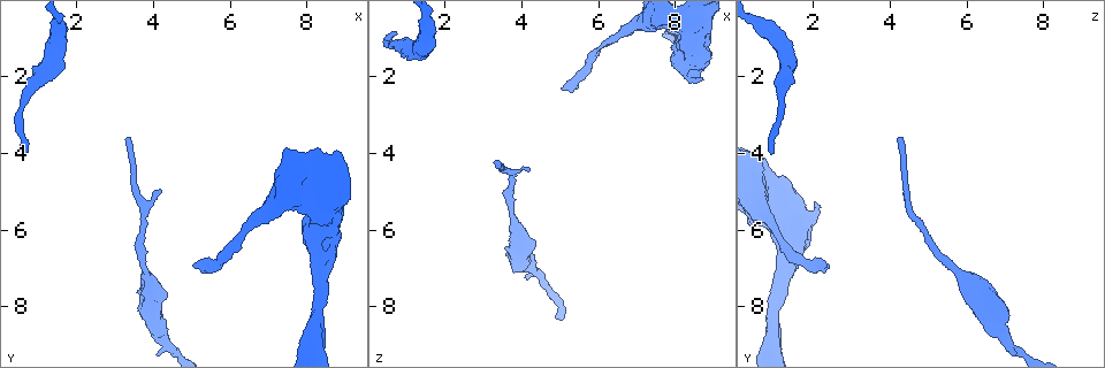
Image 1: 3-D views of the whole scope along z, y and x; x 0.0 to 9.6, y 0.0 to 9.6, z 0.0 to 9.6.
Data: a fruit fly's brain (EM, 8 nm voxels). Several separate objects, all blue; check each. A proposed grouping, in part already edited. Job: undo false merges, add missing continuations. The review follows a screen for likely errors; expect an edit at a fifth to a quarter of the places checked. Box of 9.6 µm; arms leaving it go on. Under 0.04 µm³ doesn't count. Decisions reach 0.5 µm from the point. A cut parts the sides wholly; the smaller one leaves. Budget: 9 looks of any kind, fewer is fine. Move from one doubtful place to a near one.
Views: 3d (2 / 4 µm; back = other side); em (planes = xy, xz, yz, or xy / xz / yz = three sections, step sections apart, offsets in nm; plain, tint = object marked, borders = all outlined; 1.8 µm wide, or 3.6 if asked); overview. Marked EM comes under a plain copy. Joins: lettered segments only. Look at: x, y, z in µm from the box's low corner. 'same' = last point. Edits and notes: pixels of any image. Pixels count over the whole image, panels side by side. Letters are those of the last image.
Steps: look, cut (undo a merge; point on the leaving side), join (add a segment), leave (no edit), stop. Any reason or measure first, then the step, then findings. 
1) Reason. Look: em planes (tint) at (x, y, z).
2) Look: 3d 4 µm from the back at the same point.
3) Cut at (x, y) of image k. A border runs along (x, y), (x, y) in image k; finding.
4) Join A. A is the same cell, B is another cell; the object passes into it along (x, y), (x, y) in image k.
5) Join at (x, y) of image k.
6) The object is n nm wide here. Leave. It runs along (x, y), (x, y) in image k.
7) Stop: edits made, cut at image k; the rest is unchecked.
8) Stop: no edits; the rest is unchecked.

Look: 3d 2 µm from the back at (3.30, 3.60, 4.35).

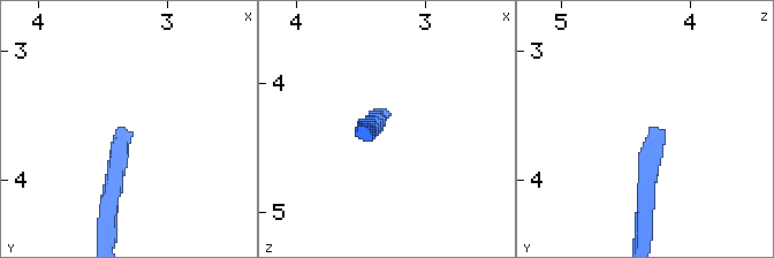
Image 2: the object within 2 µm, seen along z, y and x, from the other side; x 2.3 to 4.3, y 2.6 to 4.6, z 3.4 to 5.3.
Shape alone is not enough. Look: em yz step 8 (borders) at (3.32, 3.58, 4.28).

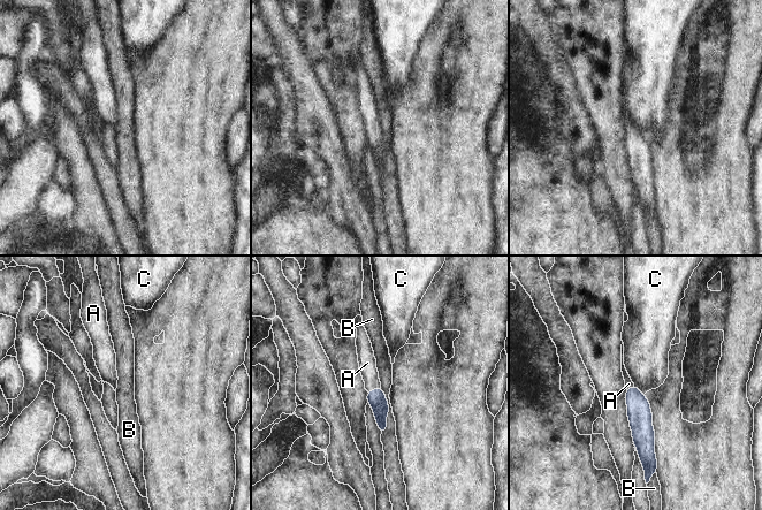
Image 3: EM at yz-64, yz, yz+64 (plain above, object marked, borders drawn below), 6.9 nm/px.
The object is 130 nm wide here. Join A. A is the same cell, B and C are other cells; the object passes into it along (376, 398), (373, 389), (367, 363) in image 3; it goes on there.

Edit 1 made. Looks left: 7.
Look: overview.

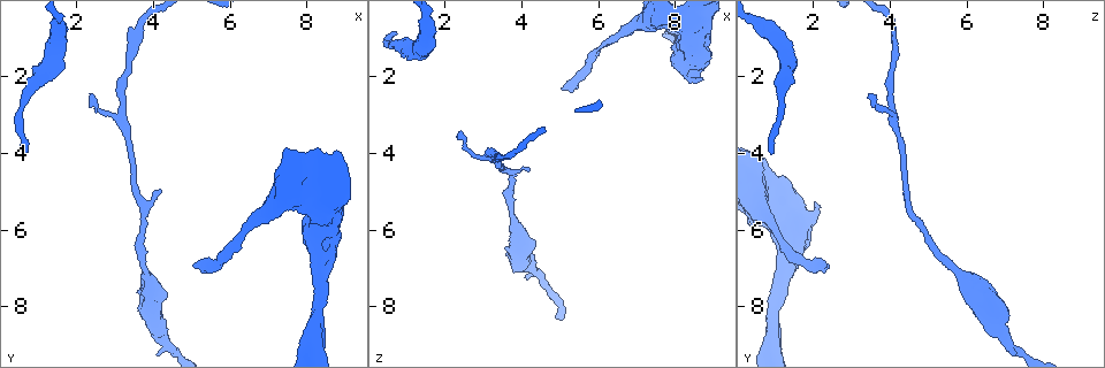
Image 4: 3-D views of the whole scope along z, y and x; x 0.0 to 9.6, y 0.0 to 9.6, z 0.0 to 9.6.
Long arm stops here. Look: em yz step 8 (tint) at (0.60, 4.00, 0.90).

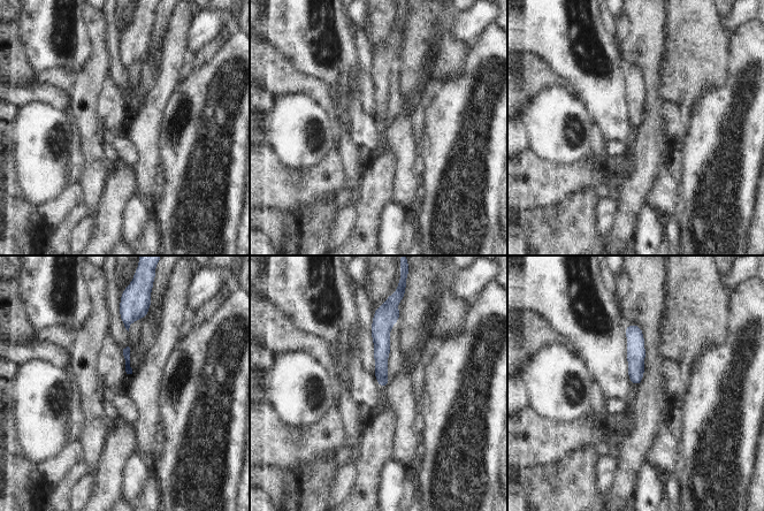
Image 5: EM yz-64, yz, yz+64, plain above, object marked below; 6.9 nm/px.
Look: em planes (borders) at the same point.

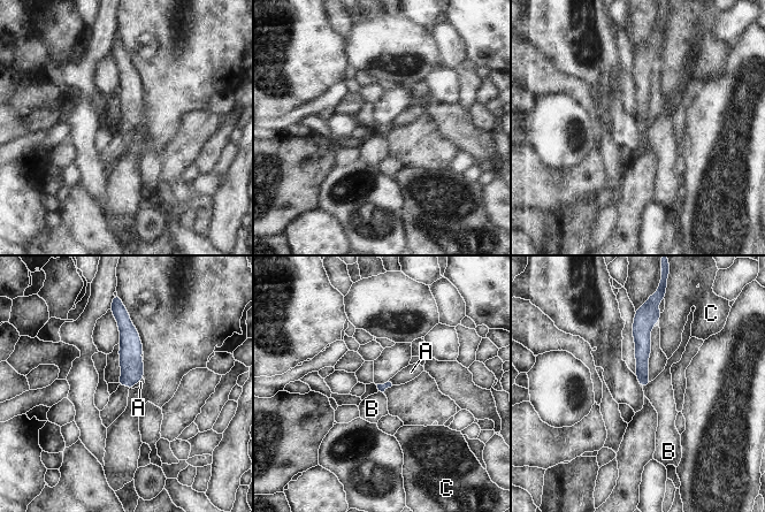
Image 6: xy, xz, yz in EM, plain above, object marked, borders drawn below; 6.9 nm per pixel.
Join A. A is the same cell, B and C are other cells; the cell continues.

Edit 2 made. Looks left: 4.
An open end. Look: 3d 2 µm at (8.70, 5.35, 2.05).

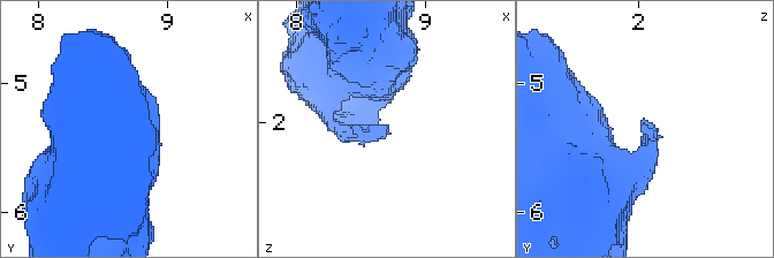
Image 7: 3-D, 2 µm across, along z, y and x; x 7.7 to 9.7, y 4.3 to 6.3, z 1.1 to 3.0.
Look: em planes (borders) at (8.64, 5.30, 2.04).

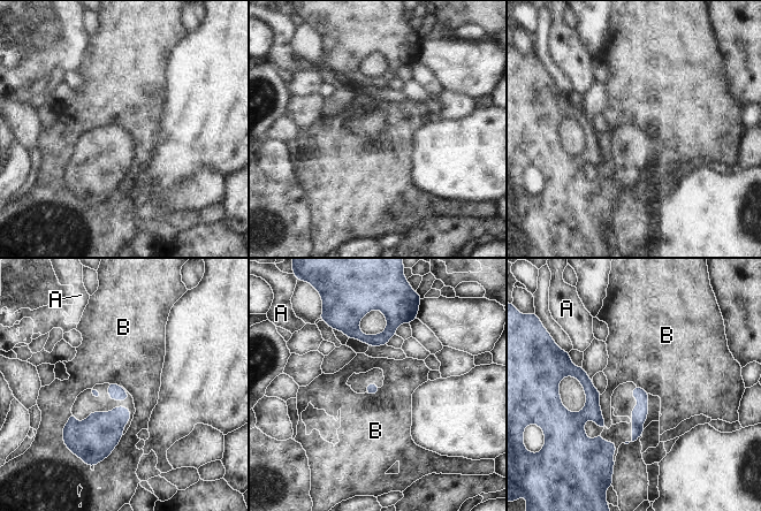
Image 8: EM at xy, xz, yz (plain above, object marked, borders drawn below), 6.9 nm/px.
Leave. A and B are other cells; a border runs along (601, 394), (601, 416), (607, 427) in image 8; none of them fits.

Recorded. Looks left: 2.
Stop: edits made, join at image 3, join at image 6; the rest is unchecked.

